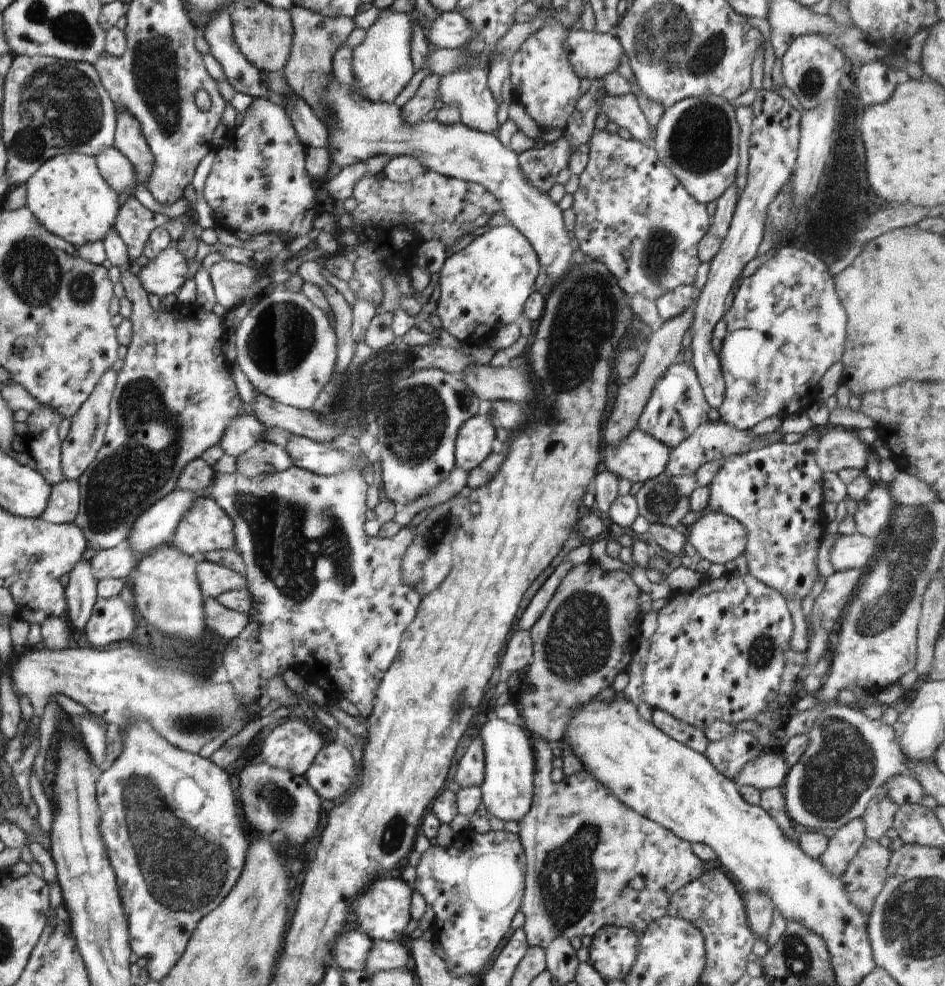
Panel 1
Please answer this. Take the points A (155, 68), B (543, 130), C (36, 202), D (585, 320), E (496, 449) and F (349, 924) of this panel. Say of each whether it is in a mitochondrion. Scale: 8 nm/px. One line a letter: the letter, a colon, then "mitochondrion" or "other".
A: mitochondrion
B: other
C: other
D: mitochondrion
E: other
F: other

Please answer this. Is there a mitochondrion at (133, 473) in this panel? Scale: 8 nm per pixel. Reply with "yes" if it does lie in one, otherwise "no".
yes

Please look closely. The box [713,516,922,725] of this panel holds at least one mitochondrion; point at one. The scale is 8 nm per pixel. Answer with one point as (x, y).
(761, 652)

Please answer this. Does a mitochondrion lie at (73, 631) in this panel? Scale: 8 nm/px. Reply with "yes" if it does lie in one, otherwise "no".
no

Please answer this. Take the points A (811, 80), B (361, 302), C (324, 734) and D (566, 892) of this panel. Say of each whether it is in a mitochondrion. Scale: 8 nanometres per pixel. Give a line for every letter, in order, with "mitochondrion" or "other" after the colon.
A: mitochondrion
B: other
C: other
D: mitochondrion

